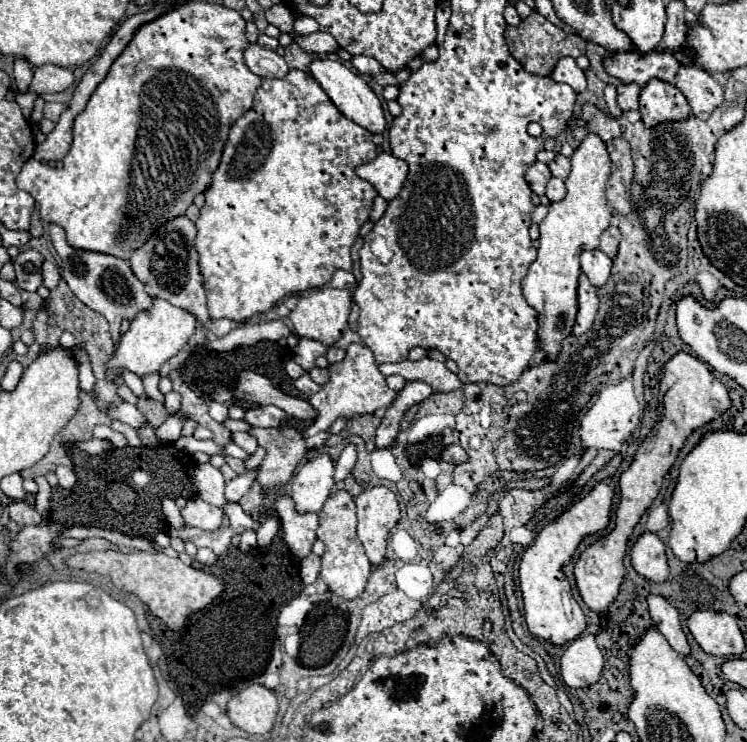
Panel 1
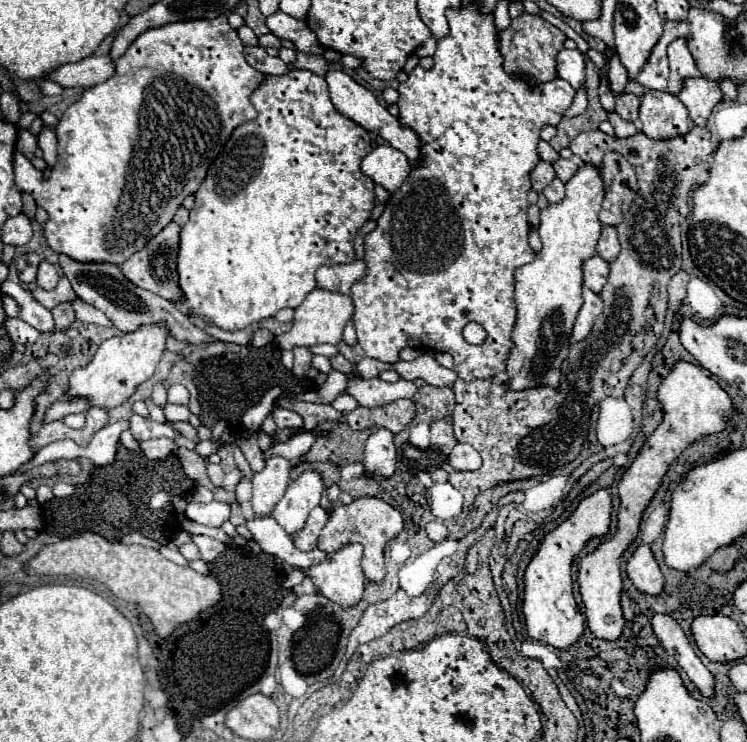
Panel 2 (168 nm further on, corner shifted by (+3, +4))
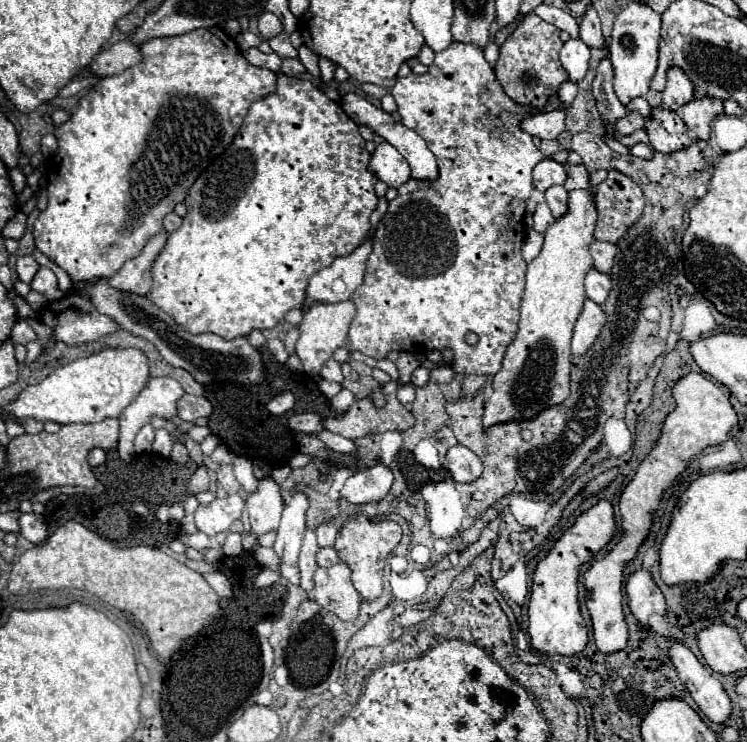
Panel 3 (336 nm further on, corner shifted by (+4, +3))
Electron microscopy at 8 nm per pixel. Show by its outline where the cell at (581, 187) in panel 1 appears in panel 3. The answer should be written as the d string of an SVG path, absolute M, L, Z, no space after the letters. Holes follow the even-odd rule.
M587 189L569 191L567 213L545 231L543 249L527 267L519 329L505 351L499 373L493 377L493 393L485 401L485 427L509 419L531 419L545 407L559 405L569 397L571 335L585 301L583 279L593 267L589 245L595 239L595 221L593 193Z

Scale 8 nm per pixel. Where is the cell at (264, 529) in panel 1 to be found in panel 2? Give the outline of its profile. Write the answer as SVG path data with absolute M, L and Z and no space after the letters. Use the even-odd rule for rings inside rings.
M304 472L298 480L294 480L288 486L284 498L276 504L272 516L294 538L306 524L310 510L320 504L322 494L324 494L324 484L320 474Z

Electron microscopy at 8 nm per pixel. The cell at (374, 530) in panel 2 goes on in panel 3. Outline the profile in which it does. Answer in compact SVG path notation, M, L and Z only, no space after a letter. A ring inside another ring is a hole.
M363 513L349 517L349 521L339 529L339 535L335 539L333 549L339 553L339 559L351 567L351 571L353 571L353 575L351 575L353 585L361 593L363 599L369 601L369 599L377 599L381 595L381 591L383 591L385 559L397 547L401 537L403 537L403 531L401 531L401 527L395 521L391 521L391 519L371 521Z

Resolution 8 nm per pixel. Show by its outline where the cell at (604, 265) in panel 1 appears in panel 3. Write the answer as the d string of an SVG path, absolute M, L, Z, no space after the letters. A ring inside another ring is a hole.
M591 269L585 277L585 293L595 303L603 303L607 299L607 293L611 289L611 279L607 273L601 273L597 269Z

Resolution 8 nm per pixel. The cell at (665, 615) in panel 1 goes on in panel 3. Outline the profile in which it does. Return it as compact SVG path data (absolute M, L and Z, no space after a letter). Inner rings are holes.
M673 641L669 647L669 659L673 661L681 683L689 689L697 707L715 723L725 723L731 713L731 701L723 685L715 679L709 667L703 667L699 659L681 641Z

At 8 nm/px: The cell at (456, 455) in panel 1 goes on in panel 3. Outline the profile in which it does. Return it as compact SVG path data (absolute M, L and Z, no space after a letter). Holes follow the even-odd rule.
M455 445L449 449L447 453L447 467L451 471L451 477L453 481L459 481L459 483L469 483L469 481L475 481L477 477L481 477L481 471L483 471L483 463L477 455L473 455L473 451L469 451L467 447L463 445Z

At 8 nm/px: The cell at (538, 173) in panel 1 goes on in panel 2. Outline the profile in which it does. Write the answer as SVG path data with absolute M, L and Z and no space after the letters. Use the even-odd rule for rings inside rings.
M540 160L538 166L532 170L530 178L532 178L532 188L534 188L538 194L542 194L542 190L556 178L556 174L554 174L554 168L552 168L550 162Z

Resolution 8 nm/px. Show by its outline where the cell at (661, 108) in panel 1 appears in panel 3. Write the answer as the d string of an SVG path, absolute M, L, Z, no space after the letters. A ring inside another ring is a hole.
M667 107L651 109L645 131L651 147L661 153L673 153L691 145L691 137L687 133L689 129L685 127L683 119L677 115L677 111Z

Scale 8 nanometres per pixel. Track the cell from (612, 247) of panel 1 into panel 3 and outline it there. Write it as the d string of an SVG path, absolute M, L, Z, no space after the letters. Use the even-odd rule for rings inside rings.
M593 241L589 247L593 259L595 259L595 269L609 273L613 267L613 259L615 259L615 243L609 241Z

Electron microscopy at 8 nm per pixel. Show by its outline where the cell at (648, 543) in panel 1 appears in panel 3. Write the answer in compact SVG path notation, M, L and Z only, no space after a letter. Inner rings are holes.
M643 567L637 569L629 577L625 589L627 589L627 597L629 597L629 609L643 627L649 627L647 619L651 613L665 613L663 591L655 585L655 581L647 569L643 569Z

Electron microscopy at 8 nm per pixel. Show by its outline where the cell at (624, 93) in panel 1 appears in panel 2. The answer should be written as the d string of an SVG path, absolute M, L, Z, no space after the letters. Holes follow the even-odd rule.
M622 94L622 96L616 96L616 108L614 112L628 120L628 122L636 122L638 120L638 108L640 108L640 98L634 96L634 94Z

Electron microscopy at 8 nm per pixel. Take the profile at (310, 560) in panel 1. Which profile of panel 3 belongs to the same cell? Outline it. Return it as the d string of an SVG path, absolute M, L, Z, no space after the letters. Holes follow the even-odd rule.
M263 569L257 577L255 577L255 587L267 587L267 585L273 585L275 581L281 579L281 573L279 571L273 571L273 569Z

